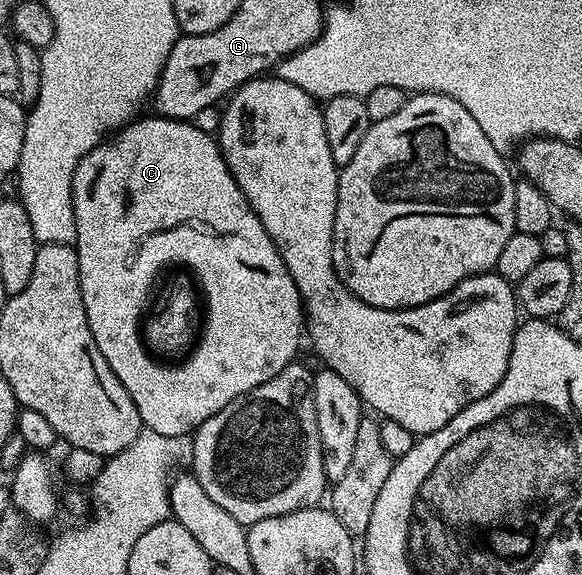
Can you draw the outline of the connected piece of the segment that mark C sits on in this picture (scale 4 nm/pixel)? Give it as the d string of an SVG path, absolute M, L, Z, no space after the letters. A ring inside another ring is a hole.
M150 114L144 120L140 118L132 119L123 125L106 141L104 150L96 150L85 154L77 162L77 170L73 174L73 214L77 222L77 234L73 245L77 258L79 259L79 281L81 282L81 302L85 302L85 318L89 318L89 330L93 334L93 342L97 342L97 350L105 354L105 362L117 374L121 386L129 390L129 398L137 406L137 414L141 414L143 427L146 431L165 434L166 436L177 436L180 438L194 433L213 414L225 410L229 402L249 394L249 390L257 390L261 382L269 382L269 378L277 378L285 366L289 366L296 359L299 352L299 343L305 340L305 317L303 314L303 297L300 296L277 246L273 246L273 238L261 226L261 218L249 206L241 186L233 178L233 174L228 170L227 163L223 157L223 151L219 149L219 141L214 135L202 132L199 128L194 128L194 123L185 120L168 120L166 116ZM167 259L187 260L194 268L204 275L204 284L210 295L211 309L209 315L209 326L206 337L200 346L196 356L187 365L177 370L164 370L155 362L154 355L141 343L138 338L137 314L140 313L140 303L145 295L145 290L157 278L157 270L160 263Z

